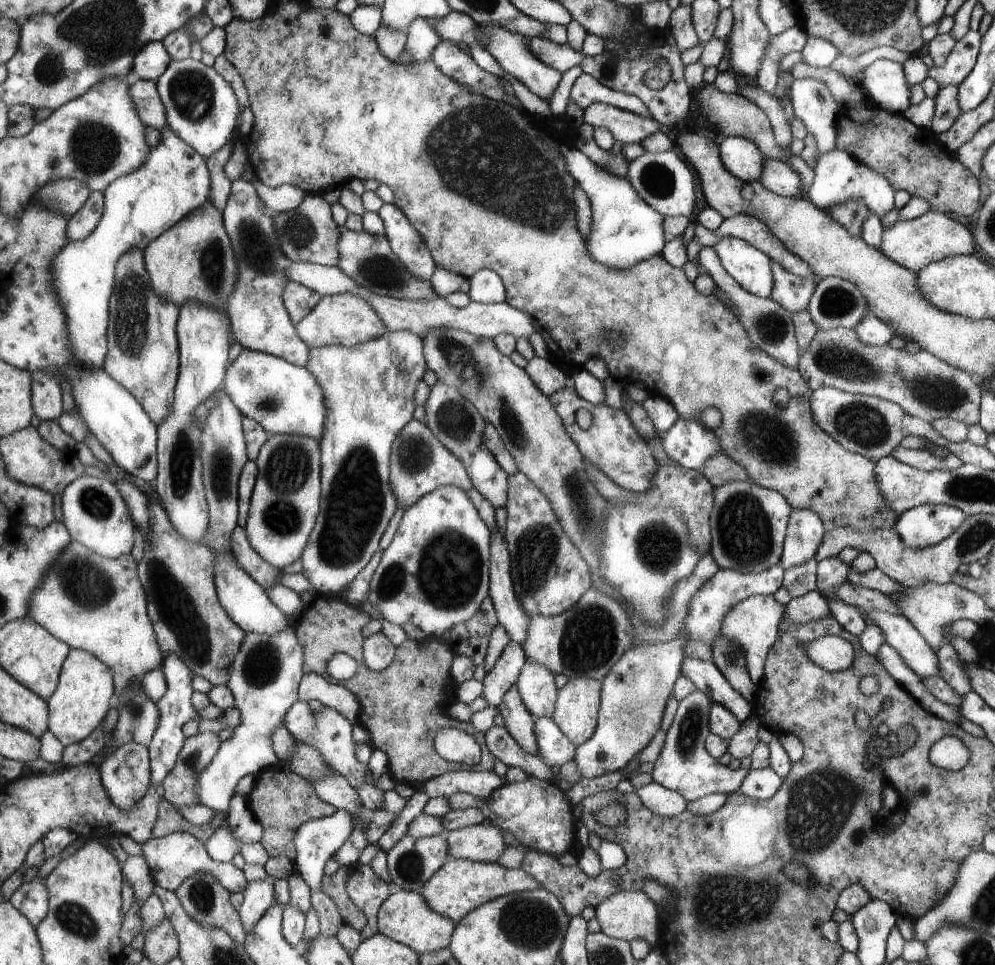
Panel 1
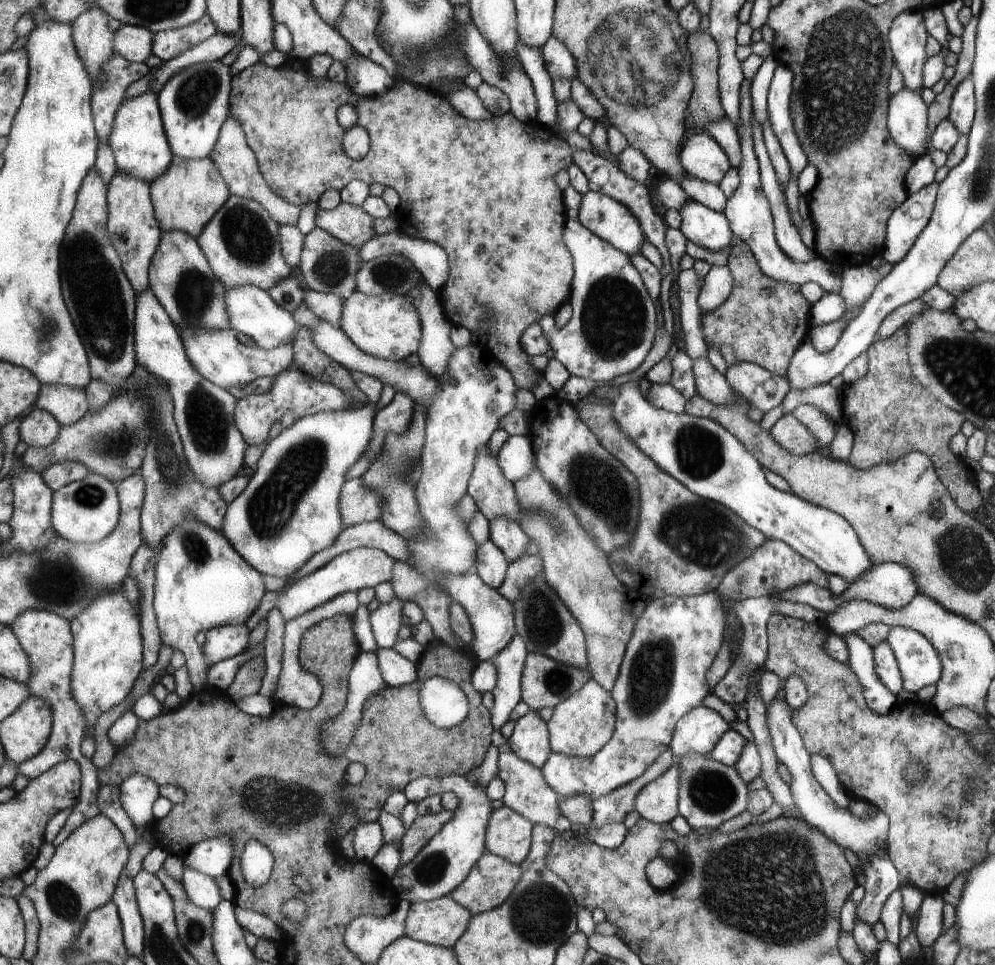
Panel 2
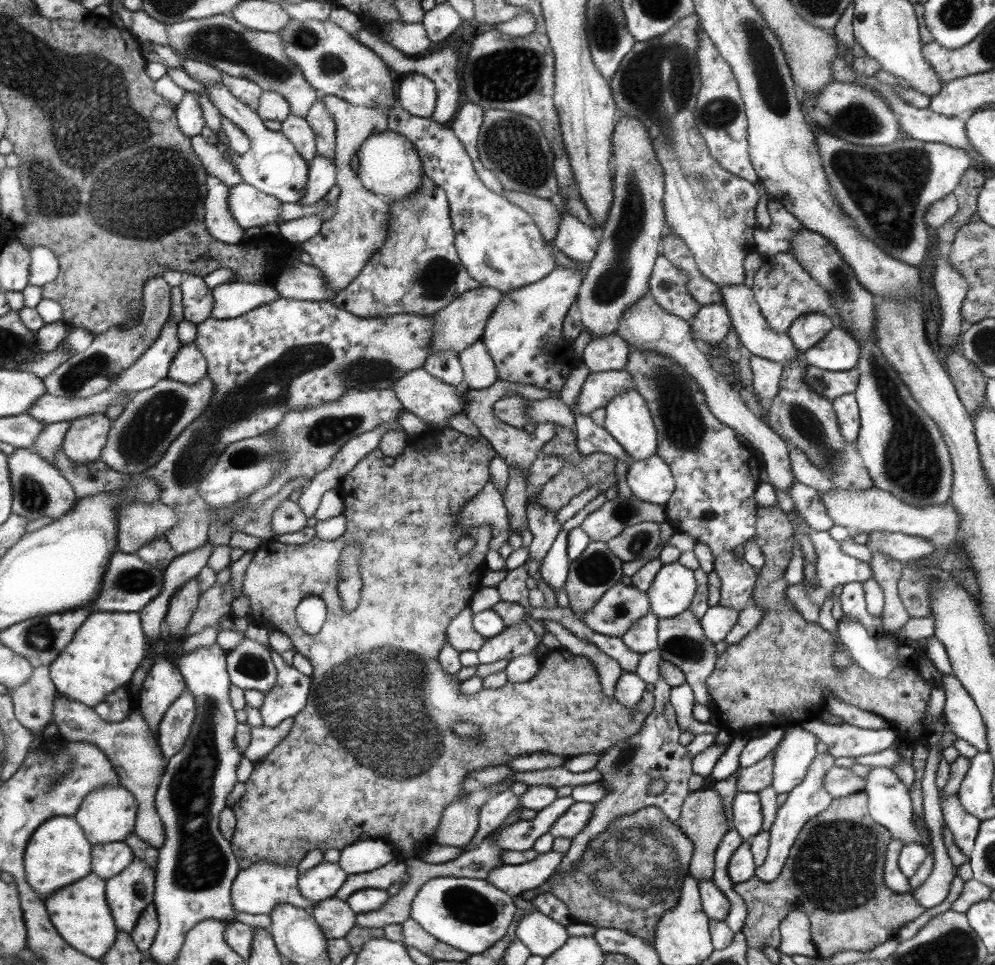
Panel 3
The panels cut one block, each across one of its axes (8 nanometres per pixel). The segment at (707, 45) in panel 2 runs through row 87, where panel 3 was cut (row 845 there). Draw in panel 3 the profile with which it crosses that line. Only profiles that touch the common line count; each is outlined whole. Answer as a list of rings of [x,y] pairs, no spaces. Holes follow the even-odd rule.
[[[705,787],[701,791],[691,792],[684,799],[680,818],[677,820],[676,826],[692,842],[692,848],[694,849],[688,868],[690,878],[693,878],[697,883],[700,881],[712,881],[716,849],[729,830],[727,817],[724,816],[724,805],[721,804],[721,796],[711,787]]]

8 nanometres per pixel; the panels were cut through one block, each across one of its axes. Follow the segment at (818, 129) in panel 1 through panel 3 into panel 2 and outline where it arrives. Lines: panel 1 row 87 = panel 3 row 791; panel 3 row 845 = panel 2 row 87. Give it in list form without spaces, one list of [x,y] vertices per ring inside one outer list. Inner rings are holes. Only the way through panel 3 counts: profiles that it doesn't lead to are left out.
[[[779,63],[768,87],[766,110],[773,133],[779,140],[779,145],[788,161],[791,175],[796,178],[808,161],[791,119],[789,106],[792,83],[793,72],[785,64]]]

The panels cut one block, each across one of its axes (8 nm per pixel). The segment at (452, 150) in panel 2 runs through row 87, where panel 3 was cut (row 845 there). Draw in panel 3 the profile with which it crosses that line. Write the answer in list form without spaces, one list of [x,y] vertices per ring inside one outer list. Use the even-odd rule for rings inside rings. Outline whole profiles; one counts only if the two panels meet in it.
[[[449,427],[443,429],[427,428],[415,440],[411,440],[408,445],[405,445],[404,451],[394,458],[393,464],[386,465],[384,463],[383,453],[379,449],[371,449],[359,462],[355,463],[353,469],[342,479],[342,482],[337,487],[339,494],[343,500],[343,516],[345,516],[345,531],[339,538],[333,541],[325,541],[313,537],[309,542],[299,545],[281,544],[276,540],[263,541],[262,544],[254,550],[249,560],[249,564],[245,566],[243,572],[243,580],[241,580],[241,590],[233,592],[233,588],[227,584],[211,584],[209,588],[201,590],[198,598],[196,610],[191,616],[190,622],[185,626],[185,630],[177,636],[169,636],[167,642],[161,650],[161,657],[173,663],[177,660],[175,646],[172,642],[182,642],[183,638],[193,635],[203,628],[211,627],[215,630],[215,634],[221,630],[219,619],[224,617],[231,620],[230,604],[234,598],[239,595],[247,597],[249,604],[249,618],[251,623],[258,624],[269,629],[275,629],[287,635],[291,641],[291,648],[294,653],[303,655],[310,662],[311,672],[309,677],[311,684],[309,685],[309,694],[305,706],[293,717],[293,725],[283,740],[271,749],[267,757],[263,761],[259,761],[253,767],[253,772],[245,781],[245,793],[241,799],[233,806],[233,815],[236,818],[236,826],[232,836],[231,850],[239,862],[240,869],[245,869],[255,862],[269,862],[278,866],[295,866],[313,850],[321,850],[325,852],[329,849],[341,851],[345,846],[356,843],[357,840],[367,838],[371,840],[381,840],[387,844],[391,844],[396,854],[396,858],[406,860],[406,858],[420,857],[420,854],[429,847],[424,844],[424,840],[428,836],[435,836],[437,826],[443,809],[451,801],[457,797],[463,797],[461,790],[461,781],[469,774],[469,771],[479,767],[489,767],[497,765],[505,765],[507,761],[521,755],[531,753],[547,753],[555,756],[562,756],[565,759],[573,758],[580,754],[601,754],[605,749],[613,746],[613,744],[631,737],[631,735],[641,730],[644,724],[644,718],[651,712],[653,708],[652,692],[645,691],[639,703],[629,709],[617,702],[613,697],[607,697],[603,694],[600,677],[593,666],[592,661],[588,657],[577,656],[570,653],[567,649],[560,648],[559,650],[550,650],[540,657],[540,667],[537,674],[531,680],[522,683],[506,683],[497,689],[489,689],[483,686],[481,690],[473,693],[473,695],[465,695],[461,693],[459,688],[460,682],[453,677],[452,674],[447,674],[441,665],[438,663],[437,655],[439,649],[443,647],[446,641],[447,628],[452,619],[460,612],[461,609],[469,606],[469,601],[473,593],[481,586],[480,580],[485,570],[484,558],[485,553],[489,548],[491,540],[491,526],[489,524],[481,524],[477,528],[463,528],[461,524],[457,524],[457,513],[461,511],[461,507],[466,501],[472,499],[475,493],[481,491],[483,486],[490,481],[487,466],[489,461],[494,457],[494,451],[489,443],[483,437],[470,437],[462,432],[453,430]],[[461,536],[469,536],[471,540],[475,540],[473,547],[467,553],[459,553],[455,542]],[[347,544],[361,544],[359,551],[359,574],[362,580],[362,592],[359,596],[357,606],[353,608],[350,614],[345,615],[341,610],[341,598],[337,591],[337,576],[339,576],[339,556],[343,552],[343,546]],[[313,595],[319,597],[326,606],[326,620],[317,634],[311,636],[304,629],[299,628],[296,624],[295,610],[301,599]],[[467,720],[479,726],[479,737],[477,739],[461,739],[453,733],[455,722]],[[347,722],[353,722],[353,732],[343,732],[347,730]]]

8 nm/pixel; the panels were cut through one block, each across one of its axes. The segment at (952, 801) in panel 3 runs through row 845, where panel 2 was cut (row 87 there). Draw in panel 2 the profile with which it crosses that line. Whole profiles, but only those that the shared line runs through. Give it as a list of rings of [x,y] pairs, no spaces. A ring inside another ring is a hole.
[[[971,71],[958,86],[955,86],[948,117],[960,134],[969,133],[974,118],[974,81]]]

